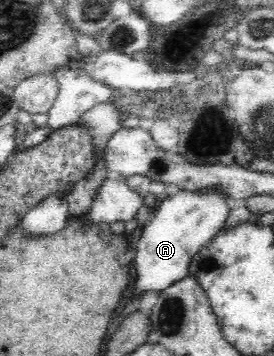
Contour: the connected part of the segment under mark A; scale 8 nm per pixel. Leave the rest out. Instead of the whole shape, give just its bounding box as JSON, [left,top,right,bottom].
[133,190,230,295]

